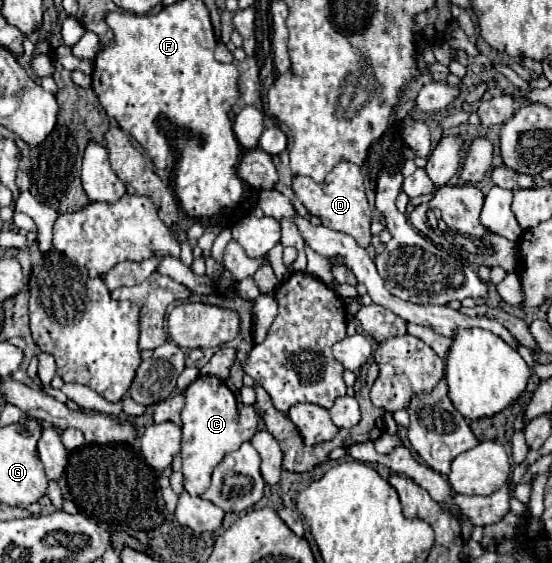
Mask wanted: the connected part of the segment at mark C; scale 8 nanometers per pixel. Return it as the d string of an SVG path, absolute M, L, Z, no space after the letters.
M199 376L185 388L183 396L183 486L189 494L199 496L205 492L205 488L209 488L213 468L223 460L223 456L251 440L251 436L257 432L259 418L252 405L244 405L243 410L237 410L233 392L223 380L217 380L217 376Z

